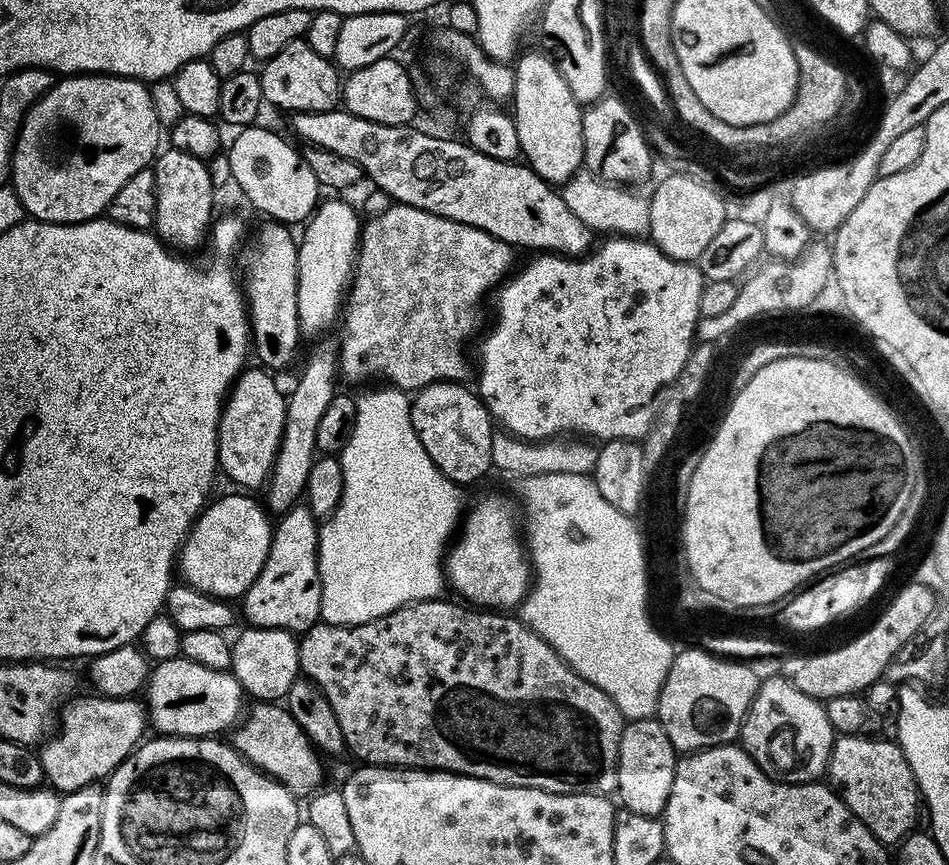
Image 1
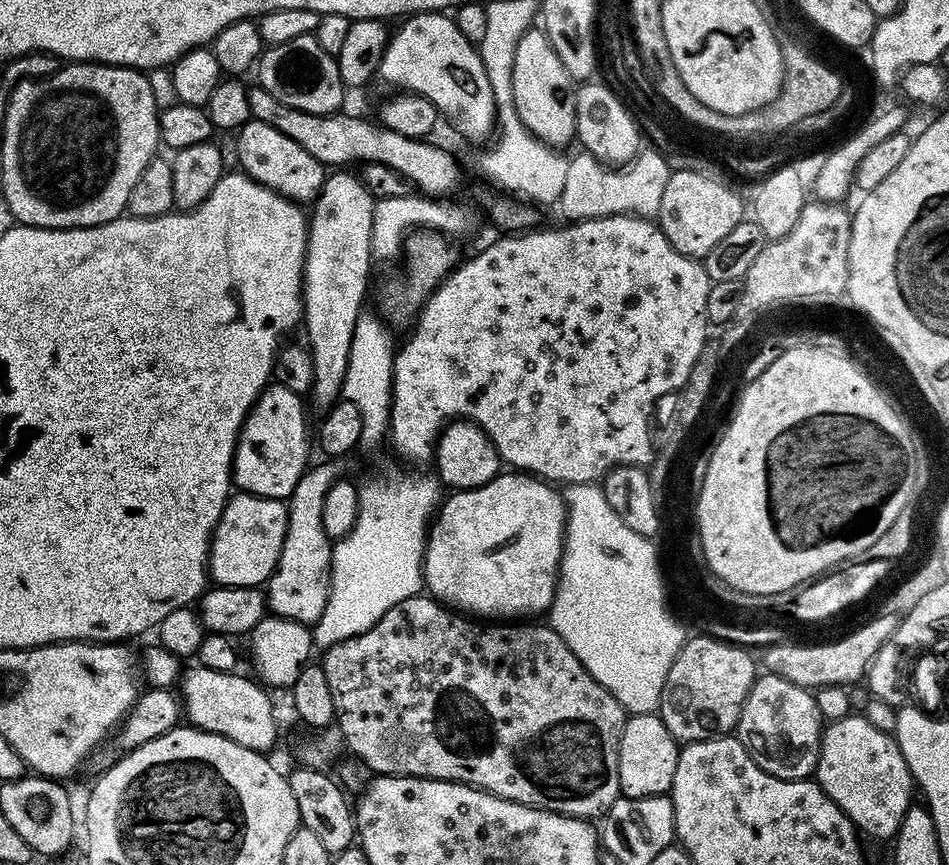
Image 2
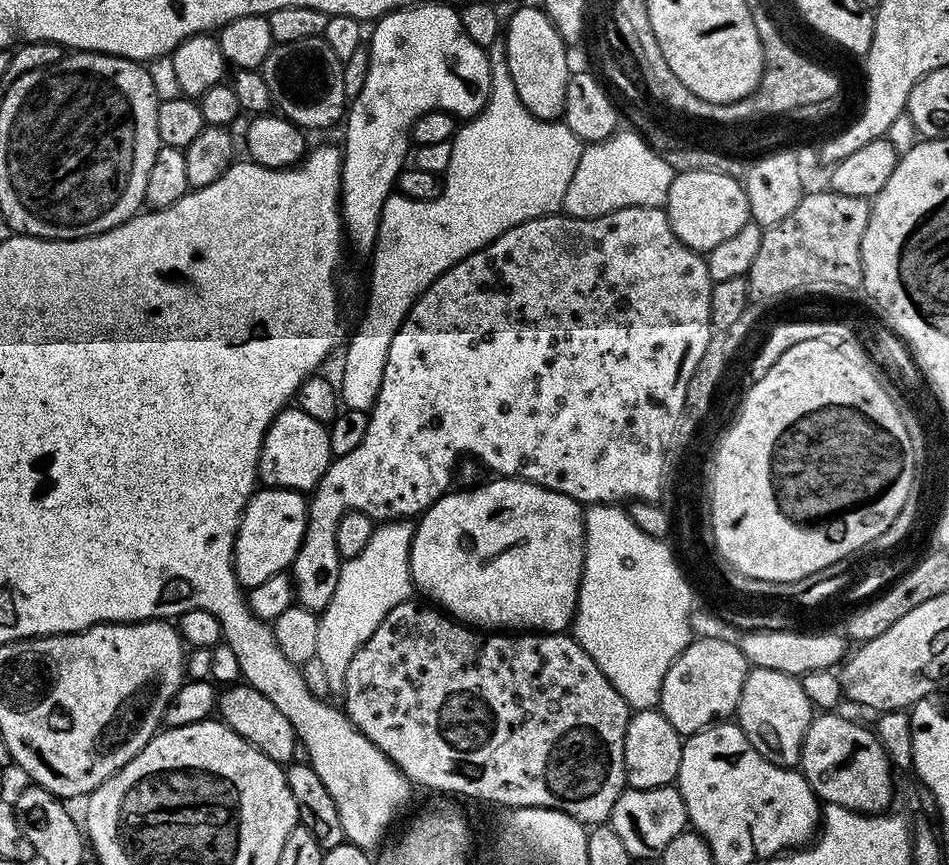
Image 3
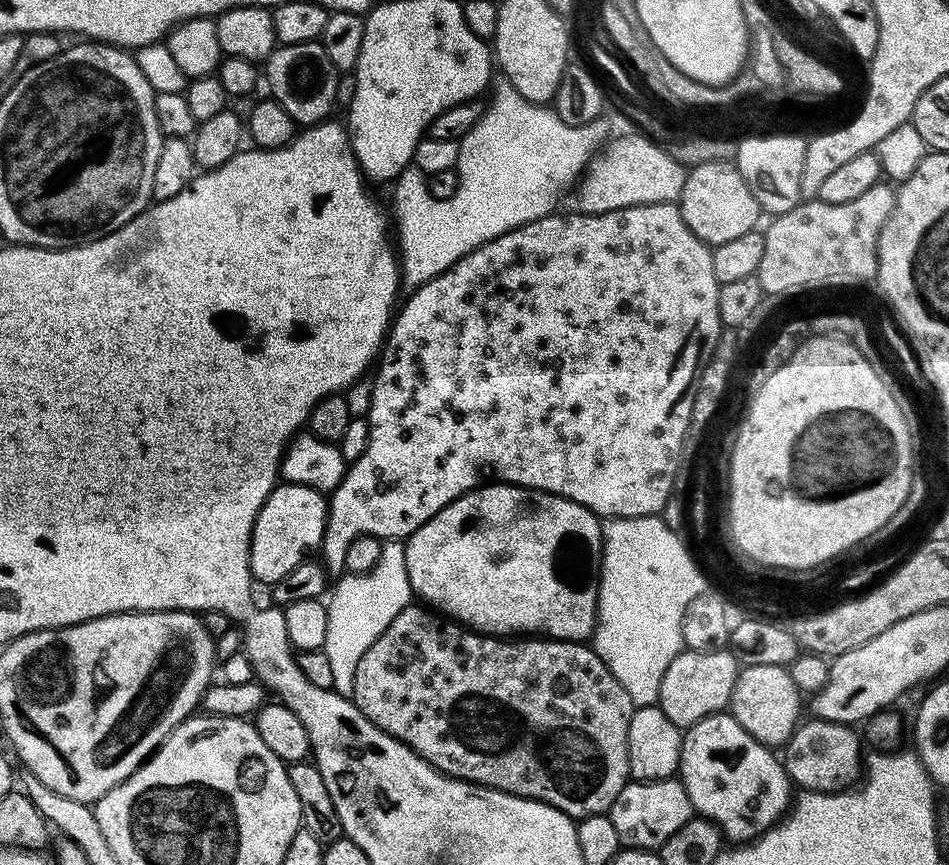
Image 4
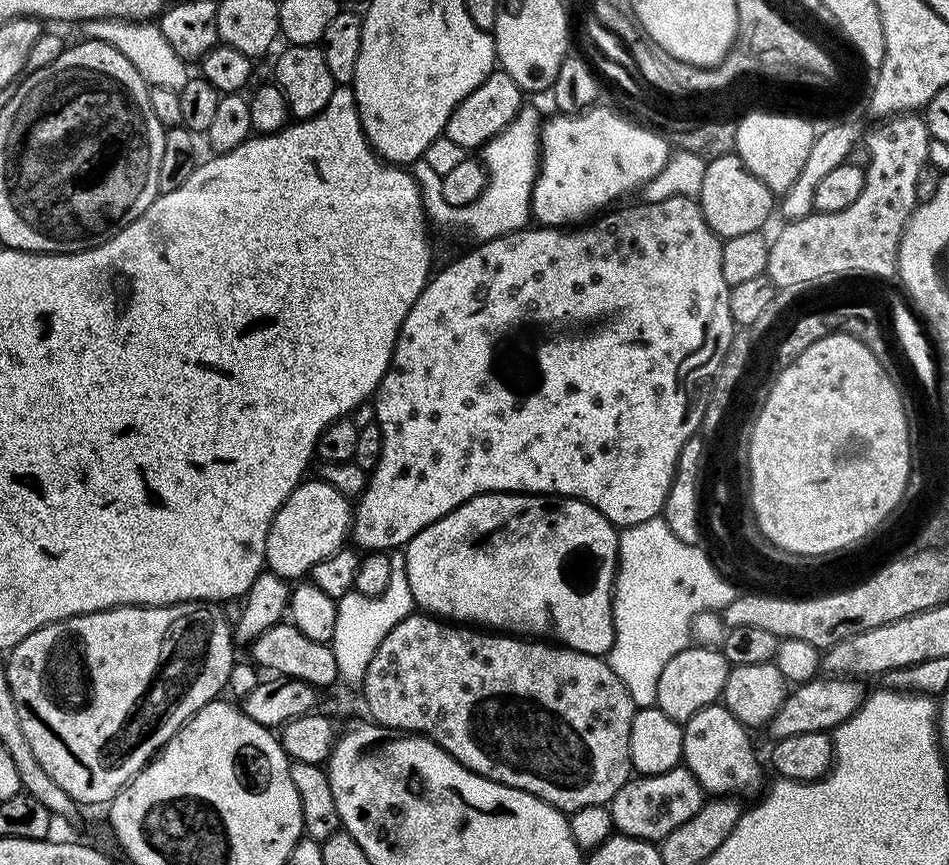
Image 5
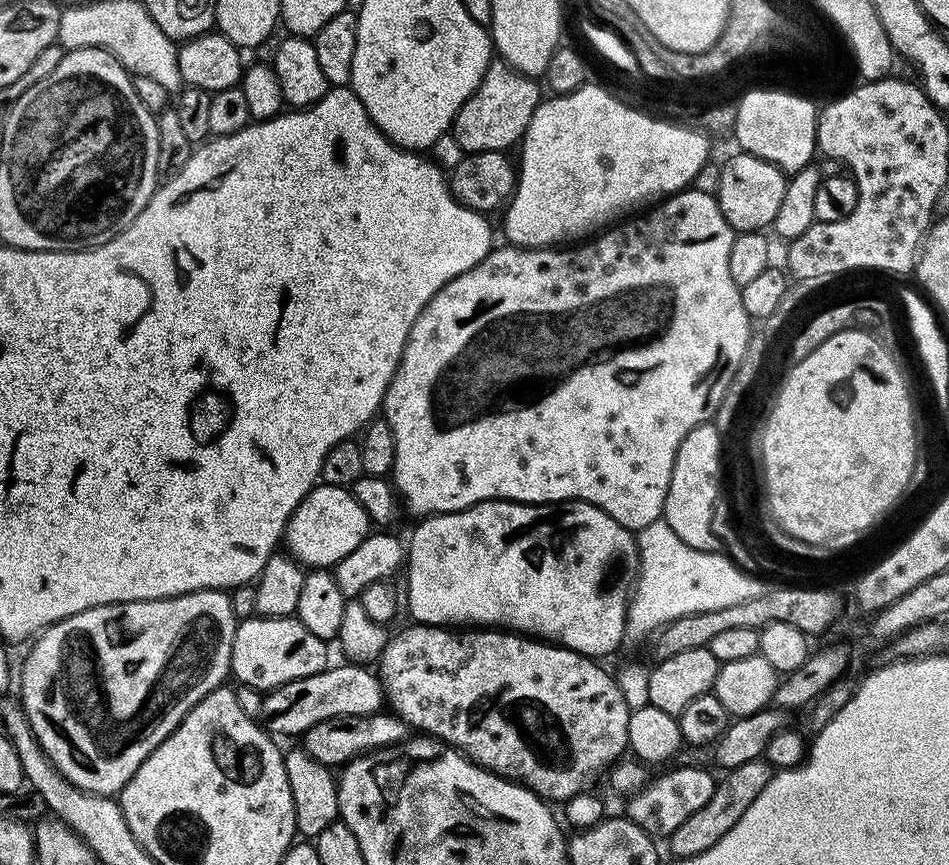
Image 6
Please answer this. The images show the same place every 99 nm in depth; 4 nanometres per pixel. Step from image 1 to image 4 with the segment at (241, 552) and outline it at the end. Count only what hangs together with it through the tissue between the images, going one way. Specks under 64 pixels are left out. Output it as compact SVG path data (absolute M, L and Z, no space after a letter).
M277 483L266 498L262 510L252 527L252 545L250 546L250 570L253 581L260 580L267 586L275 586L279 580L286 578L294 566L309 559L312 552L324 542L324 531L328 525L328 501L325 493L310 486Z

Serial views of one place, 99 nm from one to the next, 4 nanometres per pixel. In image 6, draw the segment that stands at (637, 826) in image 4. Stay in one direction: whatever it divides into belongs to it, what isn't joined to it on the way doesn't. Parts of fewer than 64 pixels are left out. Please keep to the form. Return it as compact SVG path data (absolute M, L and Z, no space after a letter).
M674 768L662 776L651 779L636 795L629 795L627 819L633 820L642 830L646 830L653 838L667 838L672 835L690 814L702 810L710 798L714 798L717 777L711 776L704 768Z

